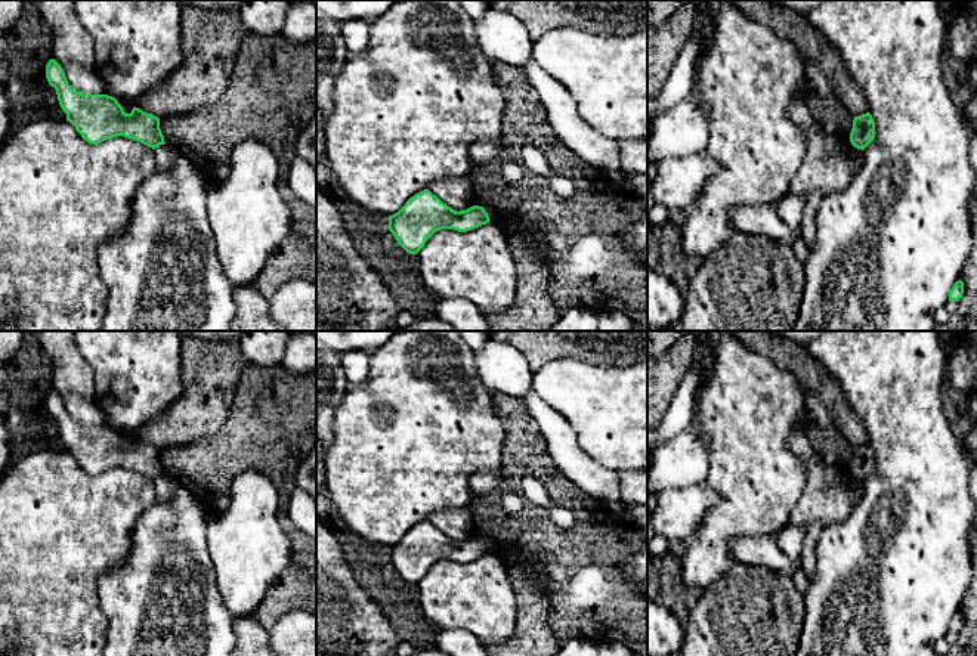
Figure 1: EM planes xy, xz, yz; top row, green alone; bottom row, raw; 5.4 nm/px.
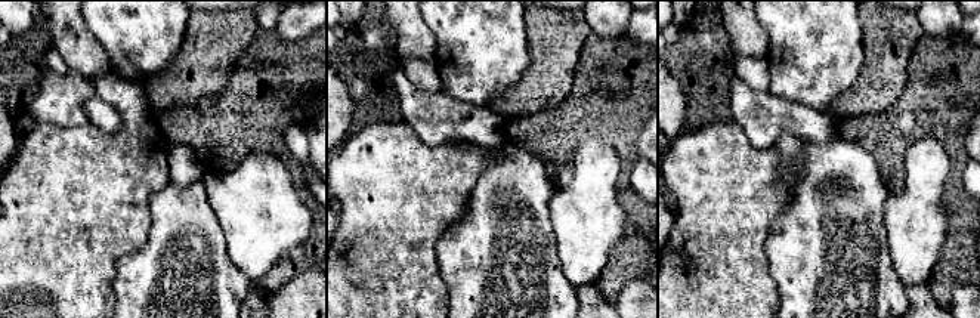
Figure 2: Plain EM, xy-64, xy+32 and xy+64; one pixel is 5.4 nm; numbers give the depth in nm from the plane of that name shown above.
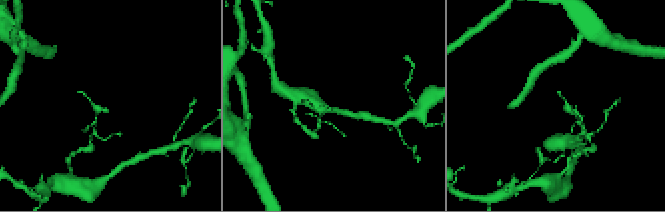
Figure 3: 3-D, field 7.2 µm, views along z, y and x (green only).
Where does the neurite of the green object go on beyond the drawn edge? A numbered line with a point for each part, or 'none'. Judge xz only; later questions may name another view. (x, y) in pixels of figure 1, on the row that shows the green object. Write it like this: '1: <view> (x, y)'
none

